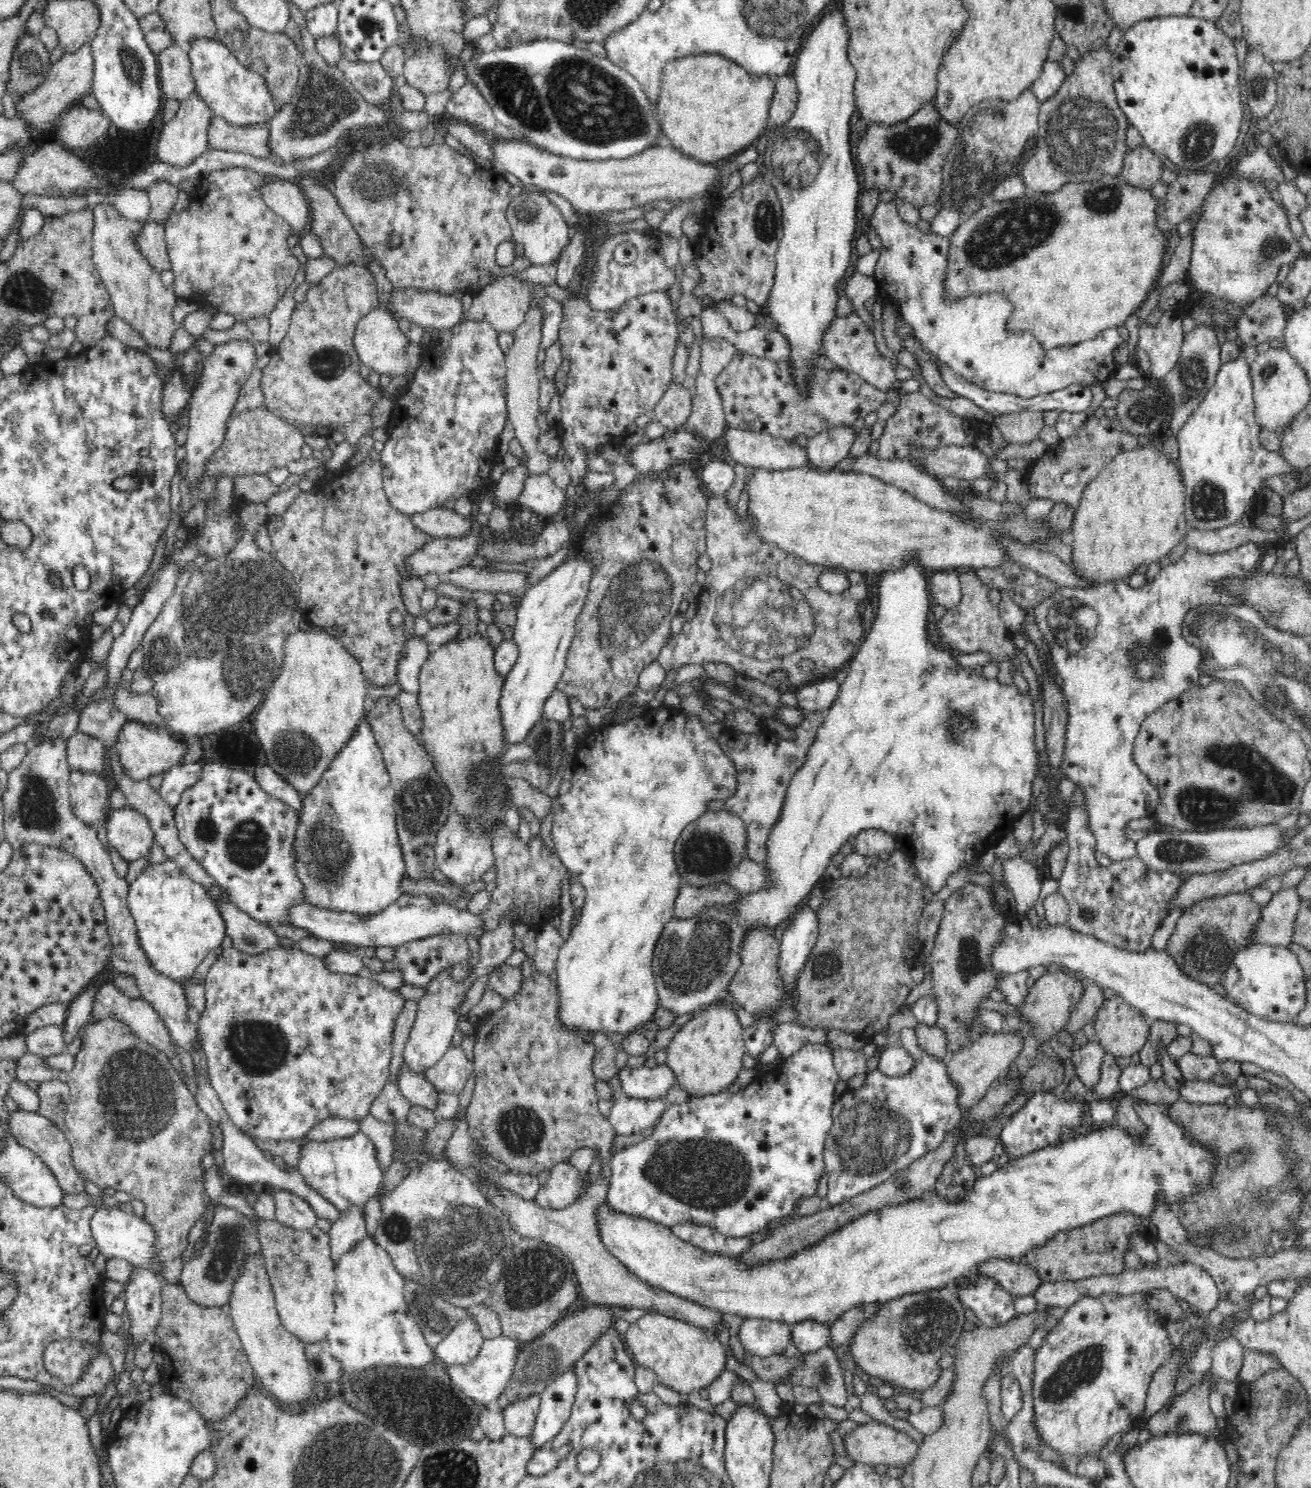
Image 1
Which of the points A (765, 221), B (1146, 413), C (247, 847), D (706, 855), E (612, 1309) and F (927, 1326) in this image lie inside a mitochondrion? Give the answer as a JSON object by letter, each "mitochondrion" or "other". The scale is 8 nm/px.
{"A":"mitochondrion","B":"mitochondrion","C":"mitochondrion","D":"mitochondrion","E":"other","F":"mitochondrion"}

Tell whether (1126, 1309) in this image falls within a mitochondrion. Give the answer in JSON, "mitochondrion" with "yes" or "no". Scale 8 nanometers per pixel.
{"mitochondrion":"no"}

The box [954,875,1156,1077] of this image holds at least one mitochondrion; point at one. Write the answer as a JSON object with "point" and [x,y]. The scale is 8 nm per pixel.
{"point":[970,963]}

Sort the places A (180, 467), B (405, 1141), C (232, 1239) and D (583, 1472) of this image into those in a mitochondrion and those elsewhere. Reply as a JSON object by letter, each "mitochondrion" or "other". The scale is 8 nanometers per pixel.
{"A":"other","B":"mitochondrion","C":"mitochondrion","D":"other"}

